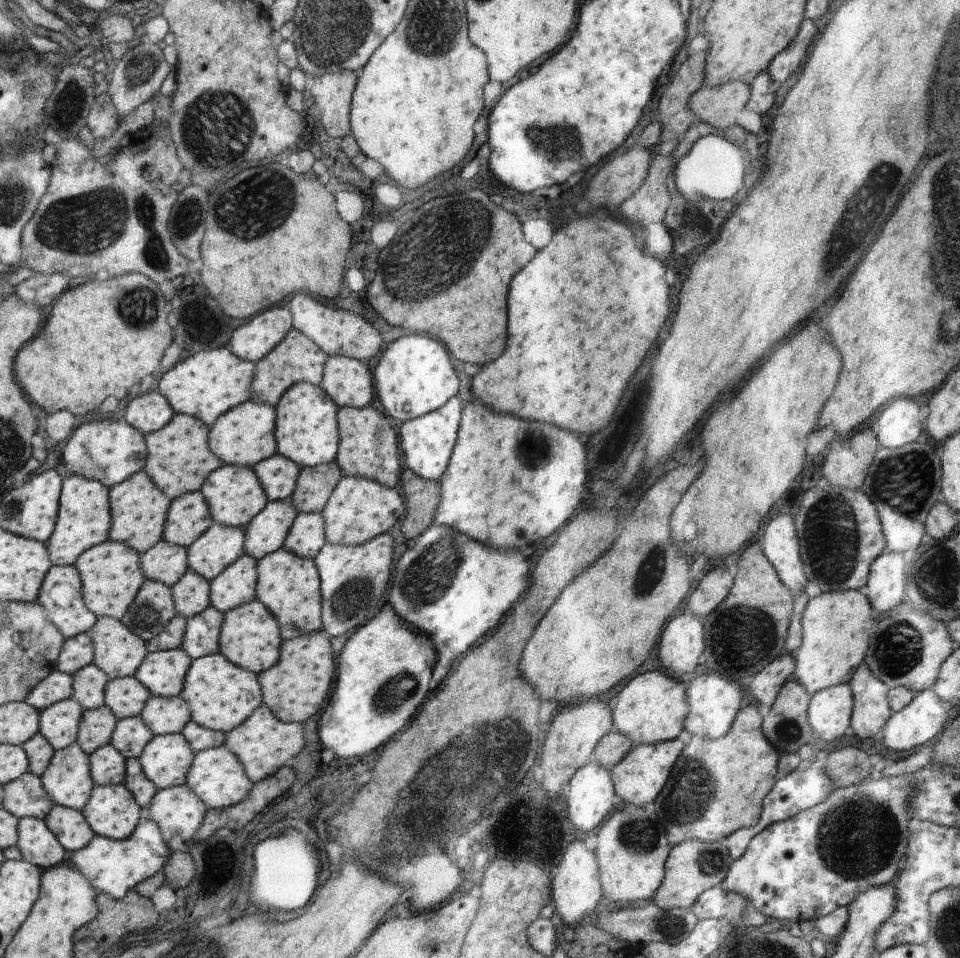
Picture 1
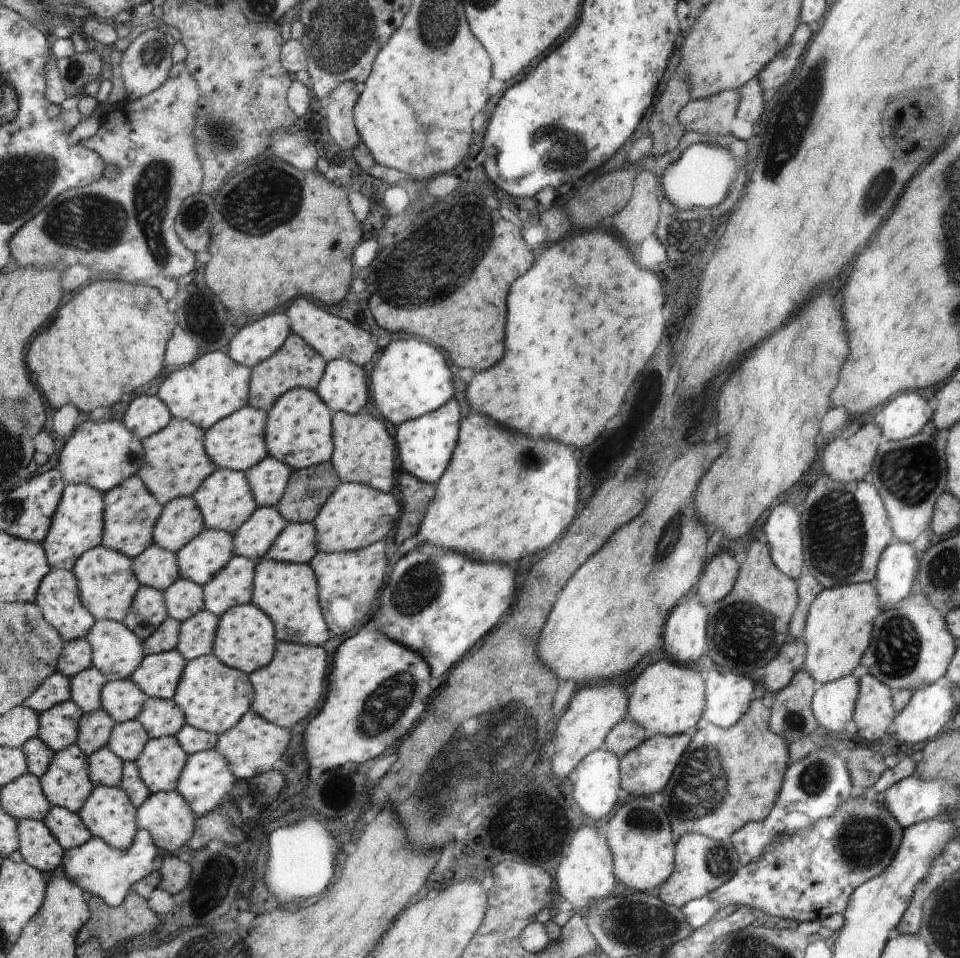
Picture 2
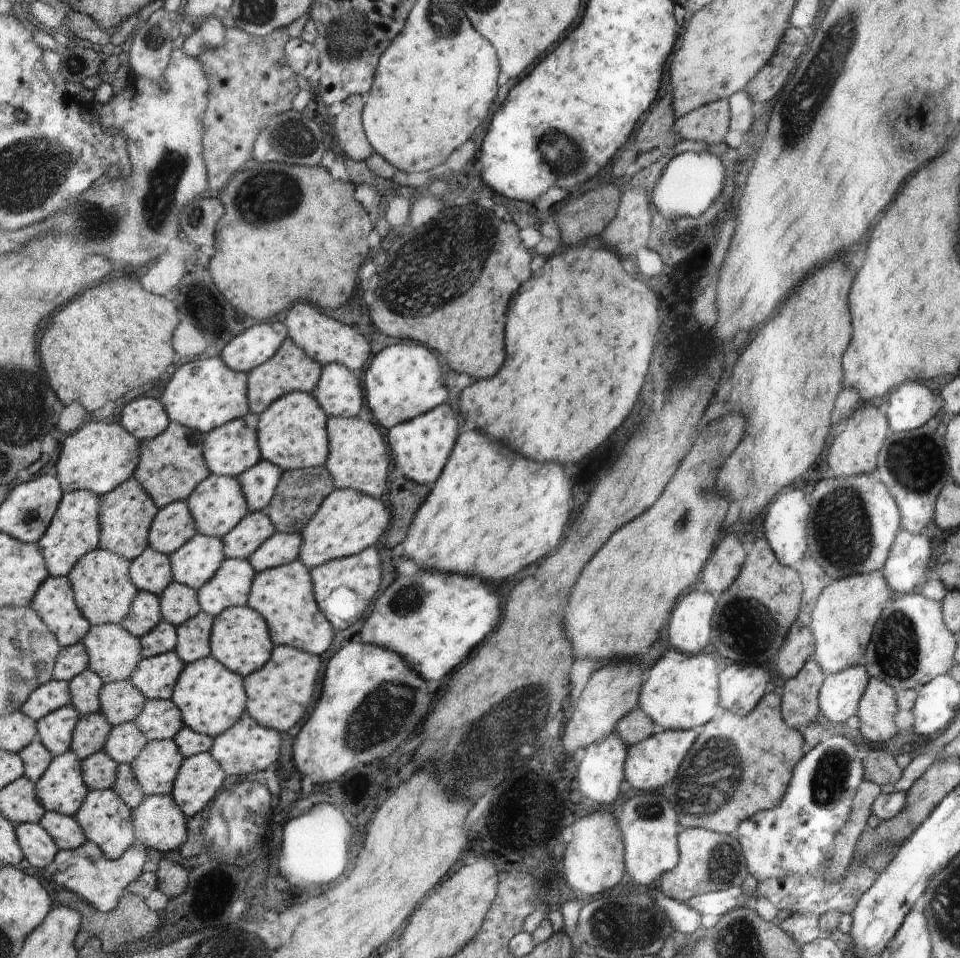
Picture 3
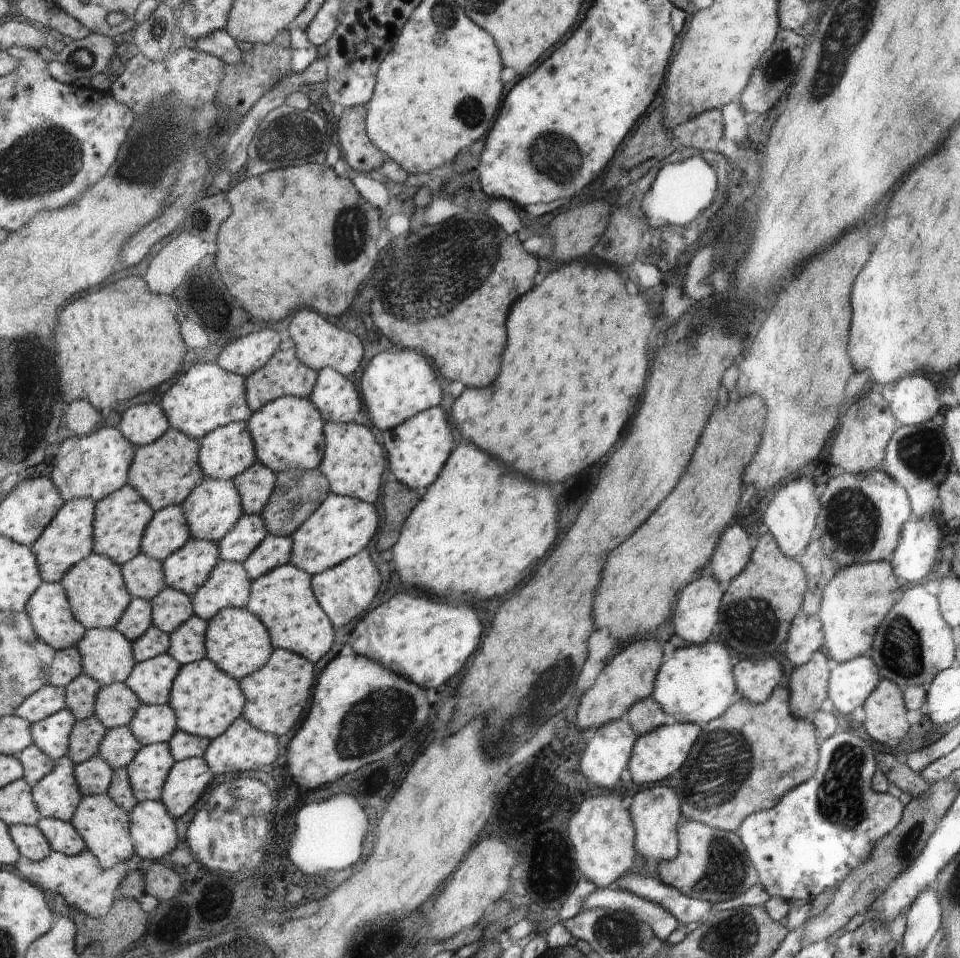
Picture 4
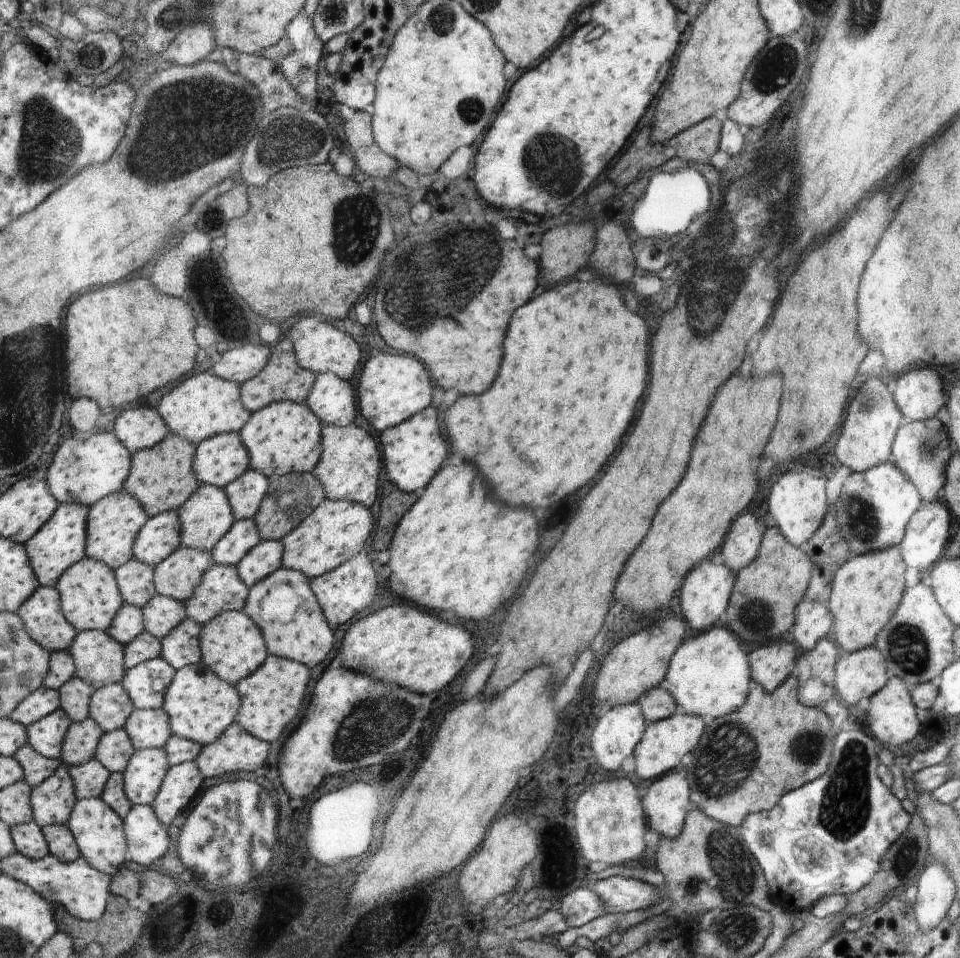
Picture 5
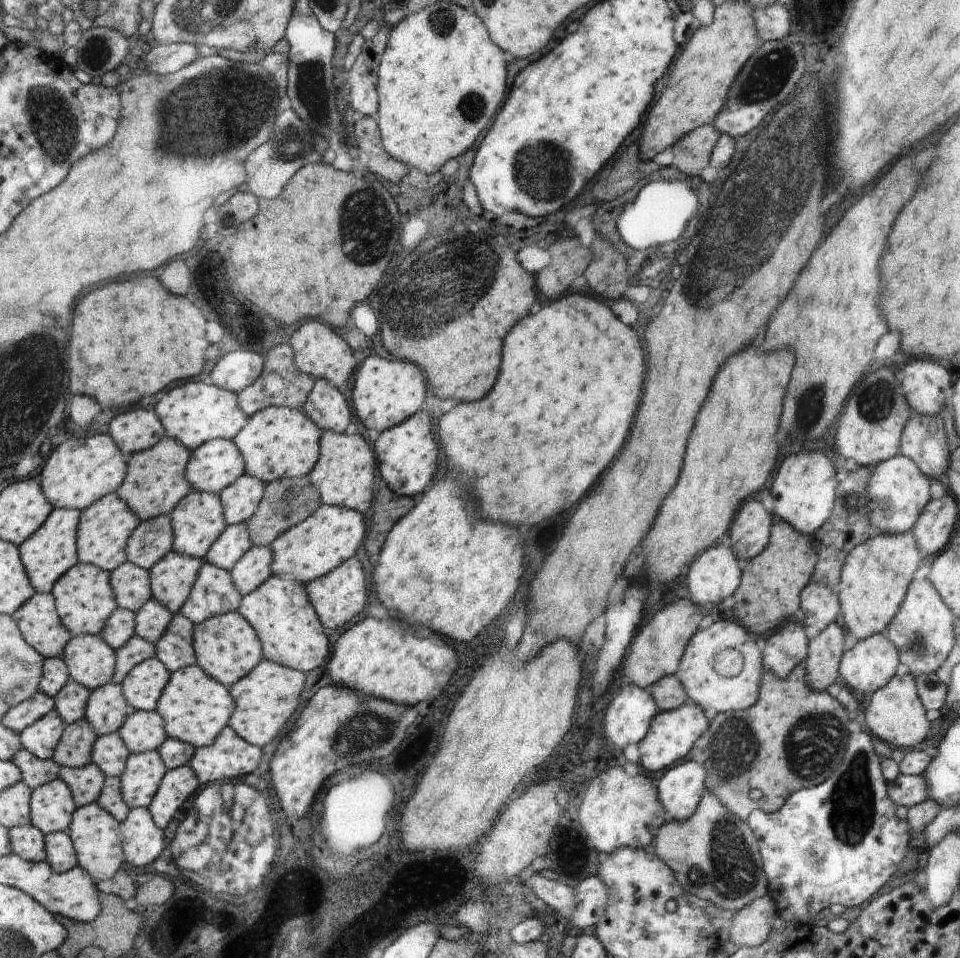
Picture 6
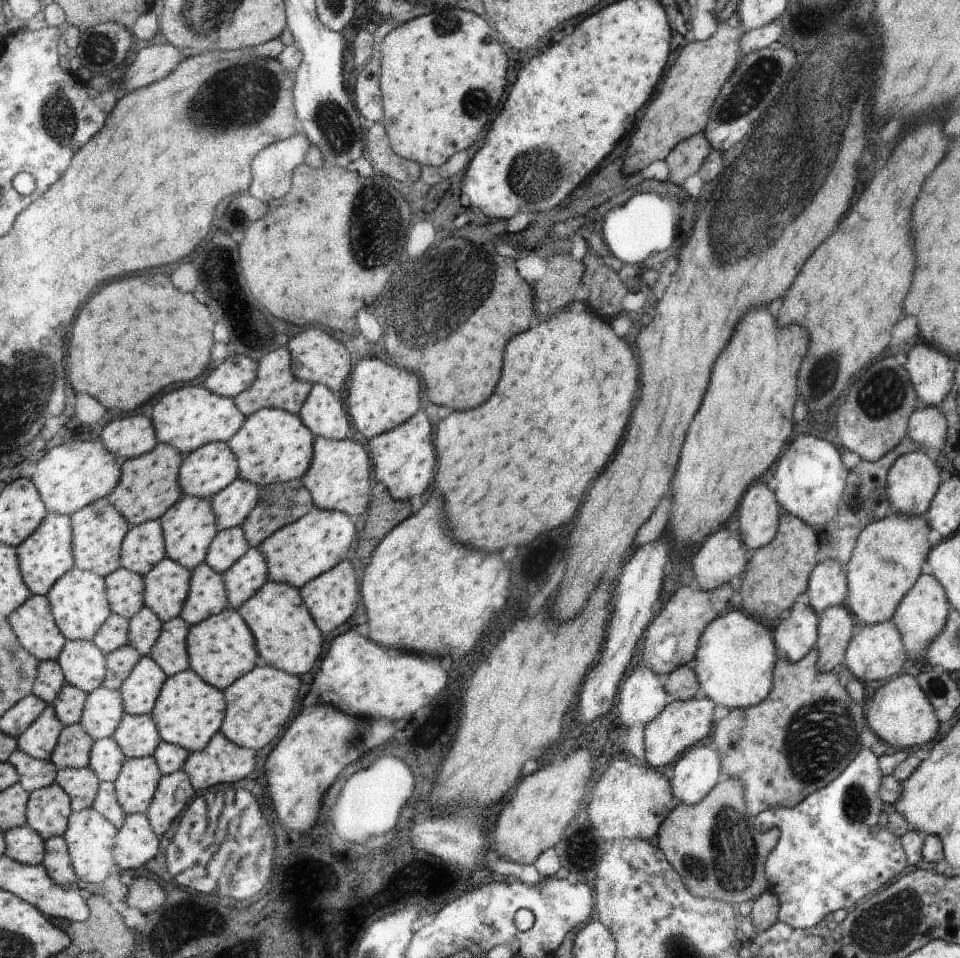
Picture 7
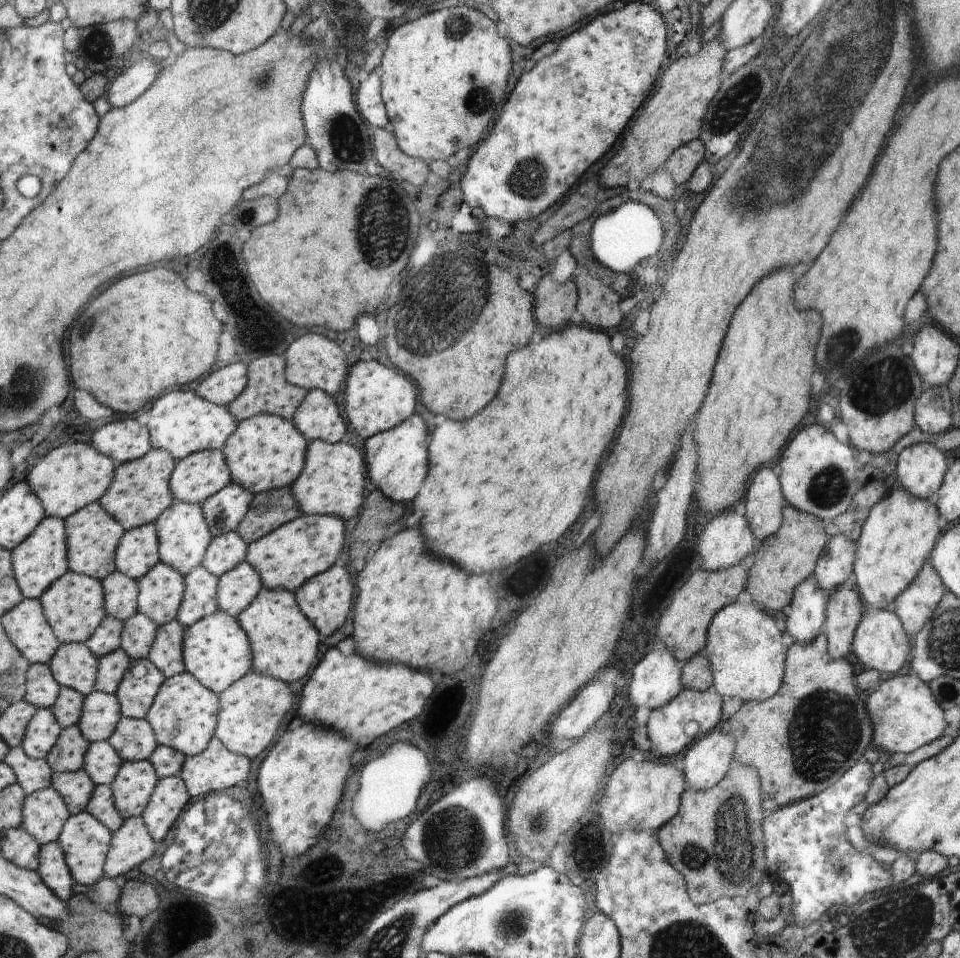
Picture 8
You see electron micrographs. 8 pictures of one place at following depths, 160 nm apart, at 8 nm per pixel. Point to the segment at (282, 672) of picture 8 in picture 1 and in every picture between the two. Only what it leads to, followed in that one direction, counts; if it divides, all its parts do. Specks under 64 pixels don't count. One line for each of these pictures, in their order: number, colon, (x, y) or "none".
1: (289, 585)
2: (288, 592)
3: (284, 596)
4: (283, 600)
5: (283, 605)
6: (281, 612)
7: (286, 634)

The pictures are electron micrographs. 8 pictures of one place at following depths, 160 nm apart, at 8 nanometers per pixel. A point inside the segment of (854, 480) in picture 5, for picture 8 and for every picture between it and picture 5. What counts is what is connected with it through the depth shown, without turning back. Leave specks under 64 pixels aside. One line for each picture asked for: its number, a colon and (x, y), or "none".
6: (899, 491)
7: (912, 481)
8: (920, 468)

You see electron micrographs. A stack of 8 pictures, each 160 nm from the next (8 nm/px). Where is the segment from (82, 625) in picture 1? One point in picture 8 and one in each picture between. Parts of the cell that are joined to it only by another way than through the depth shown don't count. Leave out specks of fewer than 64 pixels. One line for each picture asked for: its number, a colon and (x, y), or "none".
2: (60, 597)
3: (56, 601)
4: (52, 611)
5: (44, 614)
6: (40, 622)
7: (35, 623)
8: (29, 626)

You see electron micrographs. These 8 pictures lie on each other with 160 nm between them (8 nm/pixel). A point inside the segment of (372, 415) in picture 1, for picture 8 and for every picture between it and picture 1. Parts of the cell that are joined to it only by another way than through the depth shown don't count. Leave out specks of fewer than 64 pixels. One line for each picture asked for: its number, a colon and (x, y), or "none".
2: (364, 453)
3: (359, 458)
4: (354, 462)
5: (350, 467)
6: (344, 475)
7: (339, 479)
8: (332, 483)

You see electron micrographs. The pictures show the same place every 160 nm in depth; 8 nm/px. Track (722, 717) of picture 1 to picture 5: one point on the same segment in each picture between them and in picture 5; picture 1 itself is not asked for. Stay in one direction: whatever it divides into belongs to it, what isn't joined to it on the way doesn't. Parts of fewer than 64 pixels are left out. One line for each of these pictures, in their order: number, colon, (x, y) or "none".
2: (728, 696)
3: (742, 686)
4: (757, 678)
5: (771, 665)

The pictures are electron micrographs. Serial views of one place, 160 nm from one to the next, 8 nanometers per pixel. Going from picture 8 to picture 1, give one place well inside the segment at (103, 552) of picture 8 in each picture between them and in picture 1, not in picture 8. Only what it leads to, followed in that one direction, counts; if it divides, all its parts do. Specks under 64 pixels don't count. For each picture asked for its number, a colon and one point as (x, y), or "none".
1: (139, 505)
2: (133, 511)
3: (128, 513)
4: (123, 519)
5: (115, 523)
6: (107, 526)
7: (101, 529)

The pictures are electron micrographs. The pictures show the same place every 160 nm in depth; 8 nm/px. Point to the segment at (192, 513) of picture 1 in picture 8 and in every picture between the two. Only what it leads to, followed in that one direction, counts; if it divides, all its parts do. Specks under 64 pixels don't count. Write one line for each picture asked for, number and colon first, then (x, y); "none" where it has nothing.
2: (181, 521)
3: (175, 525)
4: (169, 531)
5: (162, 536)
6: (153, 540)
7: (144, 549)
8: (140, 551)

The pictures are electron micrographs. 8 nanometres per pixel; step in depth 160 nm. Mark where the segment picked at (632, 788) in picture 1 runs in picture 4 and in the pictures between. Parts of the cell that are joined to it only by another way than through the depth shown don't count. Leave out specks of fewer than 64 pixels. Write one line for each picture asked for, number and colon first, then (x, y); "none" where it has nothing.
2: (645, 770)
3: (651, 763)
4: (657, 754)

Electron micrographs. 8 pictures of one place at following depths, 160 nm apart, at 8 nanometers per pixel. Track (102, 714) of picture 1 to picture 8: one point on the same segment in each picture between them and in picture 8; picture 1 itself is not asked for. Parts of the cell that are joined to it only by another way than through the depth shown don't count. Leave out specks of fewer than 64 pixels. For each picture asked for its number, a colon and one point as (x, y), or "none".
2: (97, 727)
3: (93, 732)
4: (88, 735)
5: (82, 745)
6: (77, 746)
7: (75, 750)
8: (70, 753)

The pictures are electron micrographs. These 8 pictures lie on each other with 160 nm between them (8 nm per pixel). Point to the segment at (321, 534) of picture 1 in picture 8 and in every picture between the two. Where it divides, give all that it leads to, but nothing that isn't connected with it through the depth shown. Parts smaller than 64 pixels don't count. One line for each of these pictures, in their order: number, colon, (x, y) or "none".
2: (298, 545)
3: (284, 548)
4: (276, 551)
5: (269, 556)
6: (252, 571)
7: (242, 581)
8: (236, 590)

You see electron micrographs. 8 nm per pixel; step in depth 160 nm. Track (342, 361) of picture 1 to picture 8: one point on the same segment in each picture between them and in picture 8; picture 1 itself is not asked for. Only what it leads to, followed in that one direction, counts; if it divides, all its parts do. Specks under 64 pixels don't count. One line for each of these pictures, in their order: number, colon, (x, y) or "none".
2: (343, 387)
3: (338, 393)
4: (336, 398)
5: (332, 399)
6: (326, 406)
7: (323, 413)
8: (317, 417)

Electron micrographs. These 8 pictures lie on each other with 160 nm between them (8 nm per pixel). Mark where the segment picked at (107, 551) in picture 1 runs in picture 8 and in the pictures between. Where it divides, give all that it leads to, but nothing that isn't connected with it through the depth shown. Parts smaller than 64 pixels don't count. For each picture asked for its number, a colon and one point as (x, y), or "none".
2: (109, 586)
3: (105, 590)
4: (97, 587)
5: (92, 596)
6: (86, 599)
7: (81, 603)
8: (75, 604)

